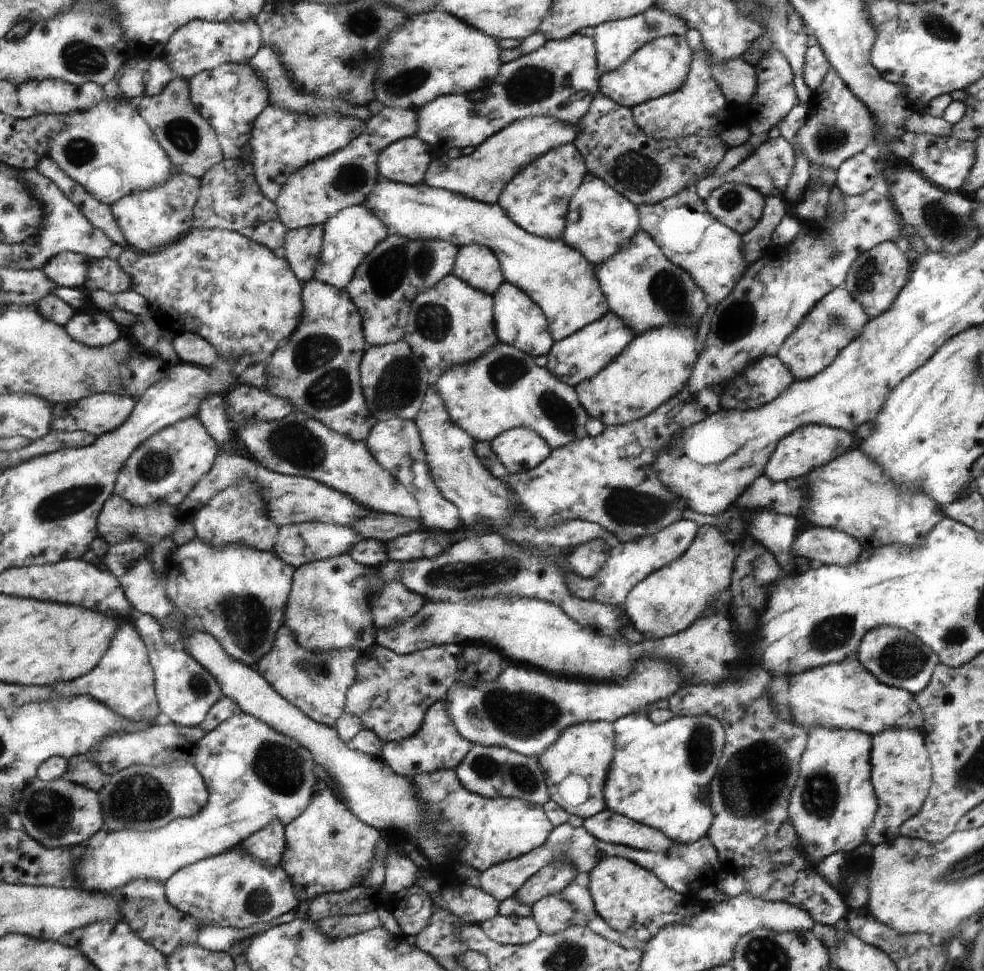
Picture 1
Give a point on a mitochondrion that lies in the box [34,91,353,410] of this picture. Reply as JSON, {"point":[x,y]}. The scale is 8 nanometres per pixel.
{"point":[183,134]}

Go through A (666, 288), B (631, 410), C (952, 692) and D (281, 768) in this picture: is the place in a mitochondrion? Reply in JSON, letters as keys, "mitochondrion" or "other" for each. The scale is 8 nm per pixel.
{"A":"mitochondrion","B":"other","C":"other","D":"mitochondrion"}

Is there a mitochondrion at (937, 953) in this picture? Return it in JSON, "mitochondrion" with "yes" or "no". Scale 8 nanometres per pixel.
{"mitochondrion":"no"}

